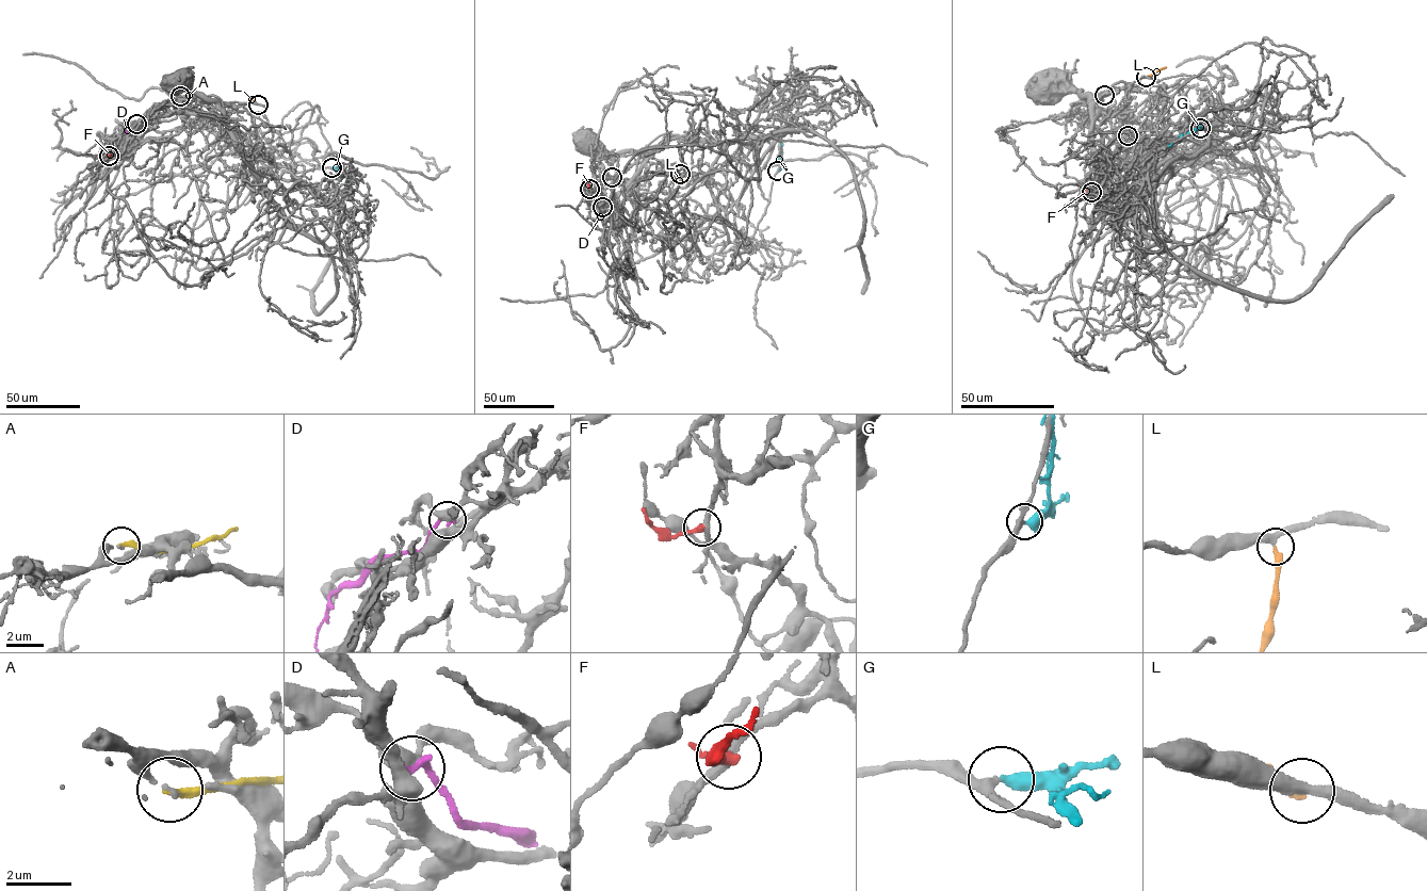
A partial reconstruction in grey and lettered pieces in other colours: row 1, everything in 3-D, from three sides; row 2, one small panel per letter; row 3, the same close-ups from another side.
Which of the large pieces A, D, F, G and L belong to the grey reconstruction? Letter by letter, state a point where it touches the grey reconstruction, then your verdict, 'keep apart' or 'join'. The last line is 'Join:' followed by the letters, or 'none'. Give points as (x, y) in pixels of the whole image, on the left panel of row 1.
A: meets grey at (180, 96); keep apart
D: meets grey at (136, 124); keep apart
F: meets grey at (109, 156); keep apart
G: meets grey at (331, 167); keep apart
L: meets grey at (258, 104); join
Join: L

